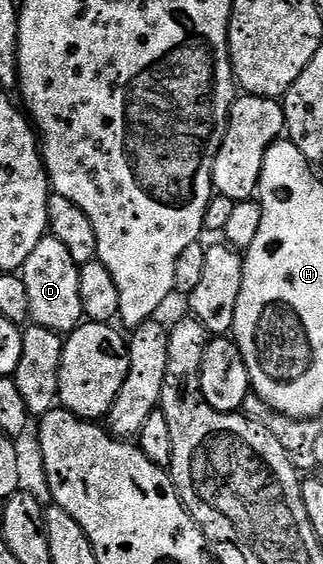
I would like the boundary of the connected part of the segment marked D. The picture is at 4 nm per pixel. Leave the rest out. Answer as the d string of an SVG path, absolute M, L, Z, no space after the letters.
M47 234L40 242L36 242L36 250L28 254L20 270L24 291L28 294L30 320L33 323L59 334L69 334L83 323L79 267L72 254L68 254L64 244L56 237Z

